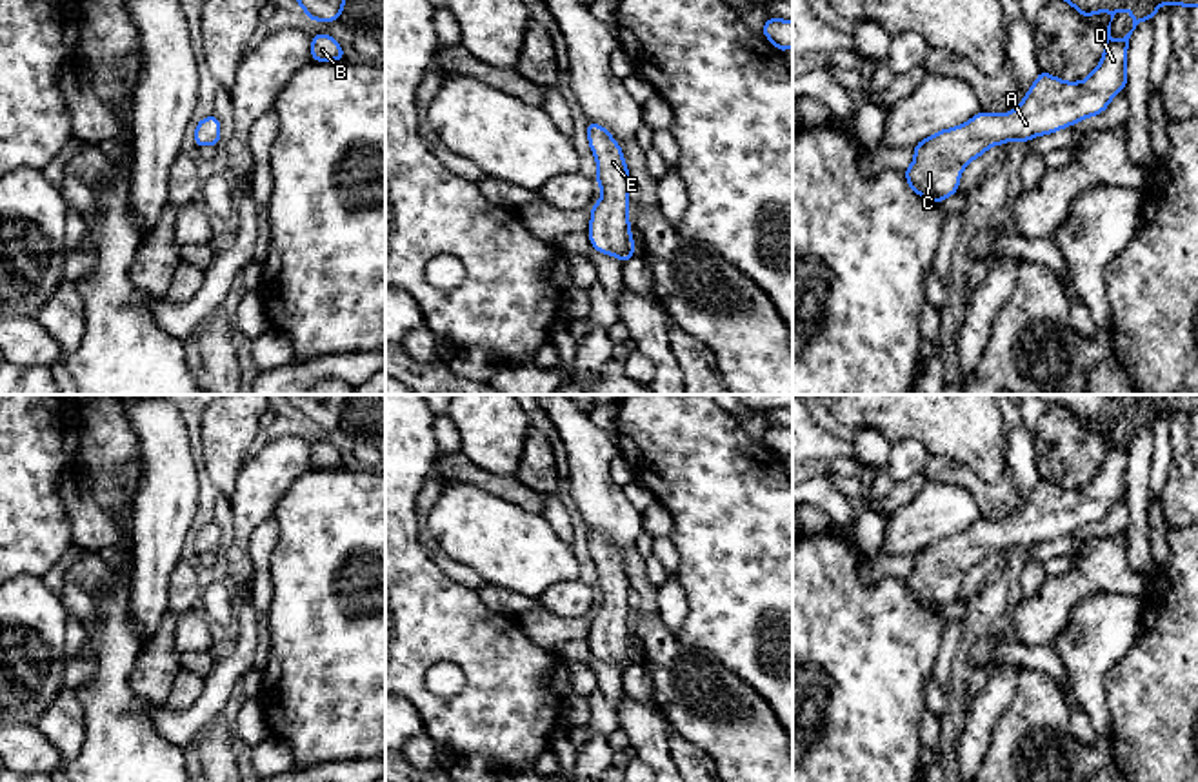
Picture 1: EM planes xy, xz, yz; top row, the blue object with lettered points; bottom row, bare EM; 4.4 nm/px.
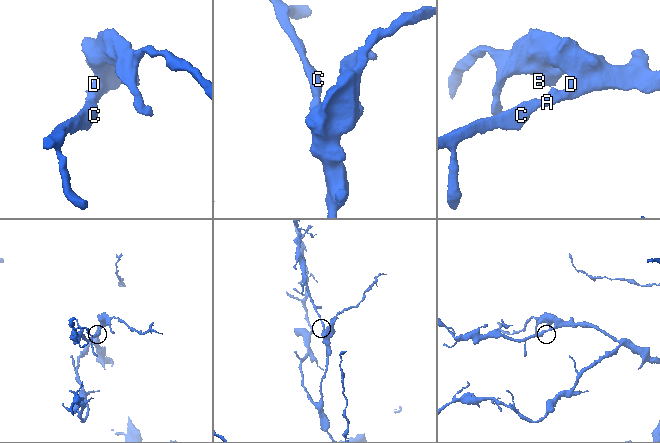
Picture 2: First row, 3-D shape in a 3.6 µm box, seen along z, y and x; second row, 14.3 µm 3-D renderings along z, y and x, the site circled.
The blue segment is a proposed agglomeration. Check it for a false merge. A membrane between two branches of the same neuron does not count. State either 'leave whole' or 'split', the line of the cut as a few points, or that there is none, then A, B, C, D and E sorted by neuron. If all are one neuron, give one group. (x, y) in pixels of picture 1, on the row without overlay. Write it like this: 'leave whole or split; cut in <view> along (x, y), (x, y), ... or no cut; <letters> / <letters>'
leave whole; no cut; A B C D E

